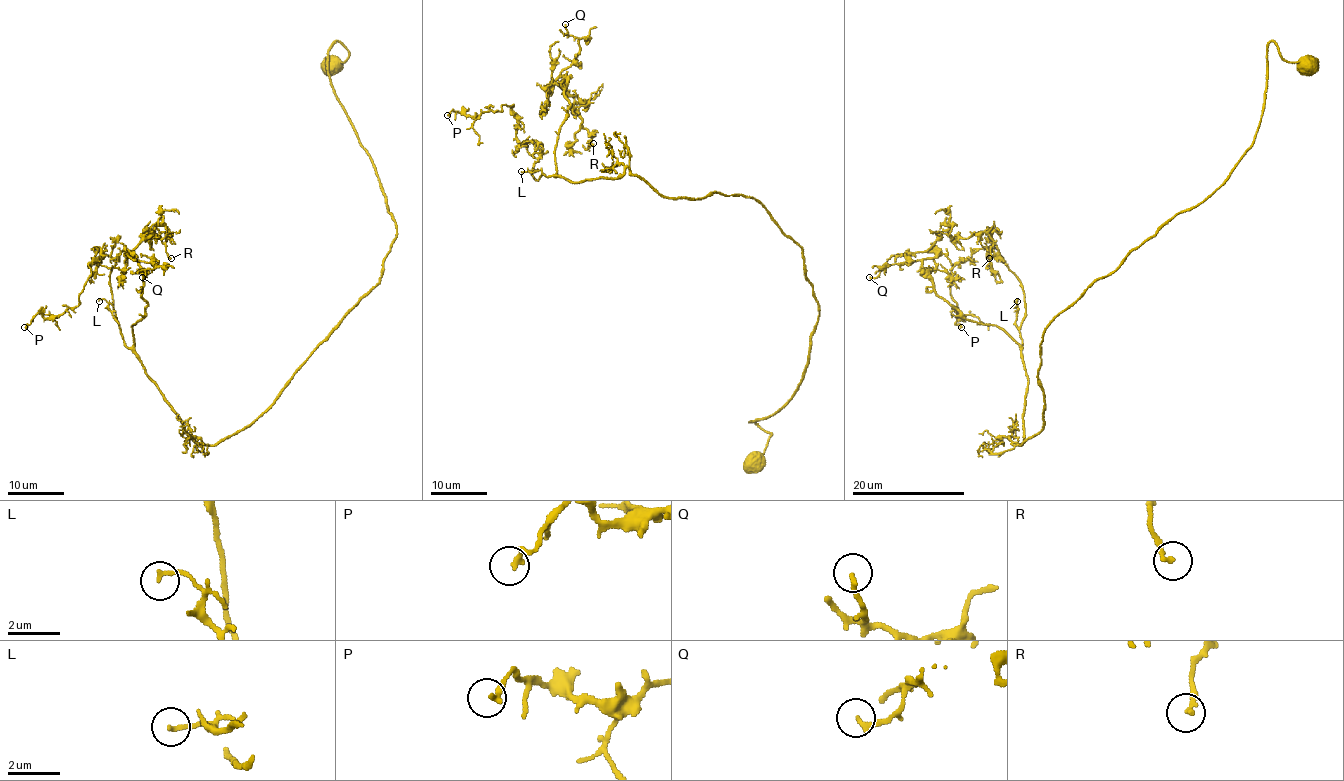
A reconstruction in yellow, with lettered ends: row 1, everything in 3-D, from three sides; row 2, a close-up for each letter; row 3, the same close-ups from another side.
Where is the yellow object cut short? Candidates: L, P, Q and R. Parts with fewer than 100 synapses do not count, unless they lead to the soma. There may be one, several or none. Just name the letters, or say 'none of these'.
none of these

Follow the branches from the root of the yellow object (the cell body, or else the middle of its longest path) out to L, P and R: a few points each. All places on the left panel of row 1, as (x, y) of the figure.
L: (331, 63), (348, 57), (338, 42), (330, 84), (396, 237), (380, 279), (279, 398), (196, 443), (99, 301)
P: (331, 63), (338, 42), (396, 237), (261, 416), (187, 434), (97, 249), (78, 305), (24, 327)
R: (331, 63), (338, 42), (396, 237), (216, 444), (134, 348), (130, 251), (168, 233), (171, 258)

